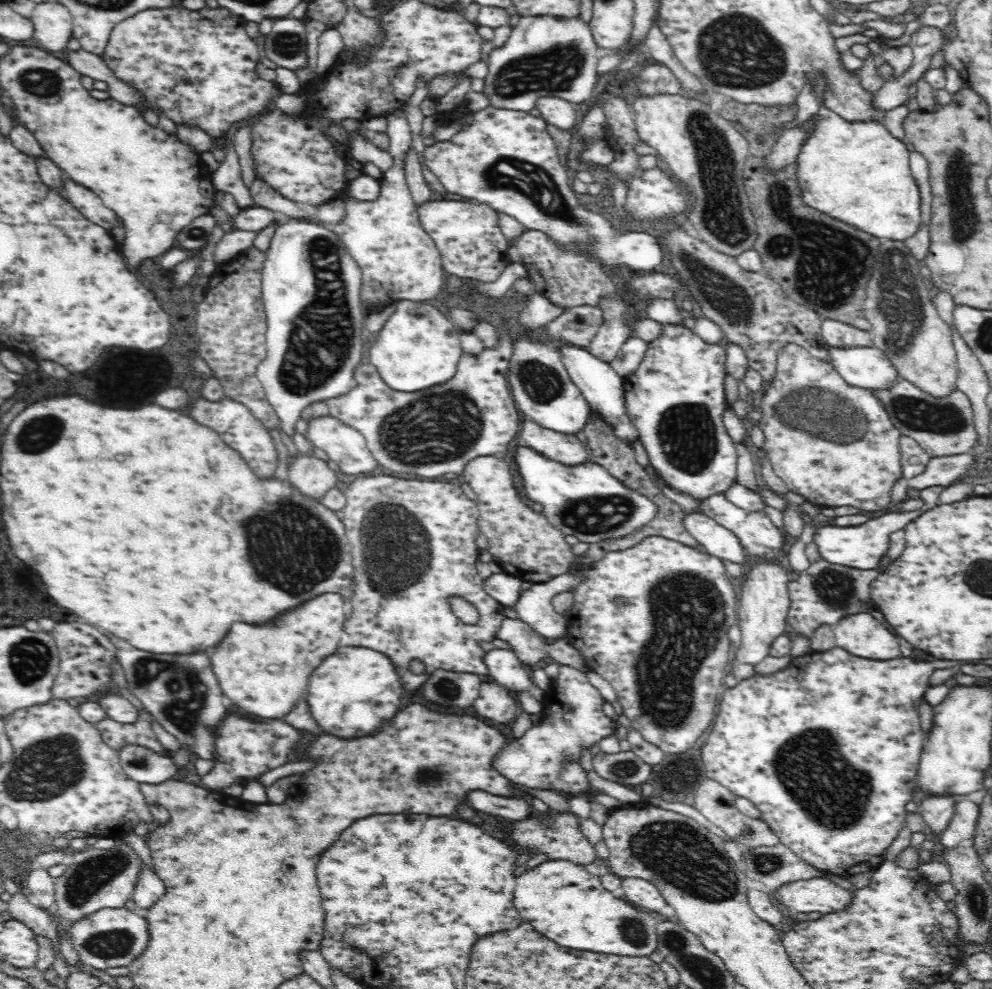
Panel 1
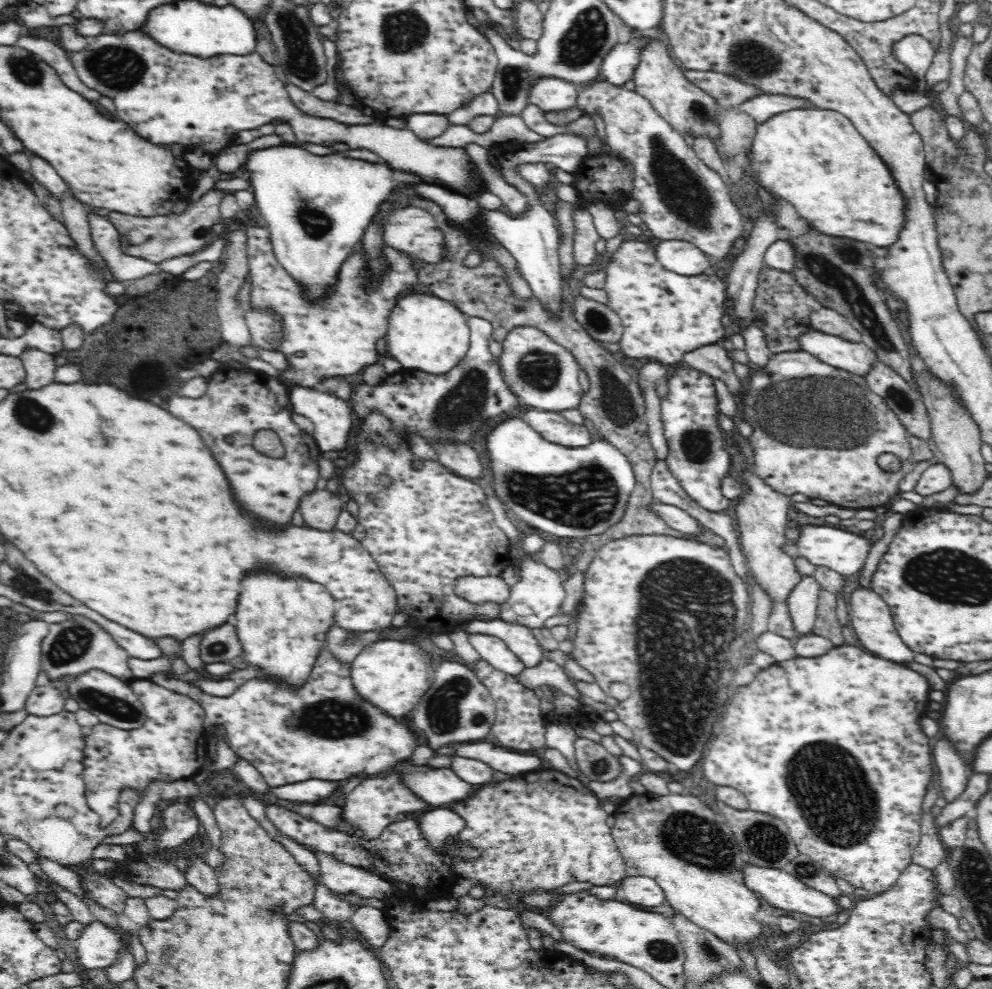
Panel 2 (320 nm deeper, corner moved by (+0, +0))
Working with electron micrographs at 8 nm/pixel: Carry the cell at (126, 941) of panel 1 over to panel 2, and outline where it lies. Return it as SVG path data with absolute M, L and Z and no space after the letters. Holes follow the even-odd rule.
M96 921L85 927L76 940L77 954L87 970L107 969L122 950L122 935Z

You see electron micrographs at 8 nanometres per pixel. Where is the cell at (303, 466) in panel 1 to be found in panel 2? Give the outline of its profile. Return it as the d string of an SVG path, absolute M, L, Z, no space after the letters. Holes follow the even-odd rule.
M316 489L306 493L299 504L299 510L306 525L322 531L336 530L335 524L344 507L345 504L338 495L330 493L327 489Z

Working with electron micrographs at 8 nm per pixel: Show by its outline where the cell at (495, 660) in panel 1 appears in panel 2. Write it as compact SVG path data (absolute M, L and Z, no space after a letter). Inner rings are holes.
M469 634L468 641L476 649L479 656L487 660L496 670L518 676L525 664L499 638L488 634Z

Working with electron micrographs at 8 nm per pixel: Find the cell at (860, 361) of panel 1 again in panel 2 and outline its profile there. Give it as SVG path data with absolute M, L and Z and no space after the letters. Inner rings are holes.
M813 329L800 336L800 348L829 366L858 376L866 375L878 360L863 342L844 340Z

